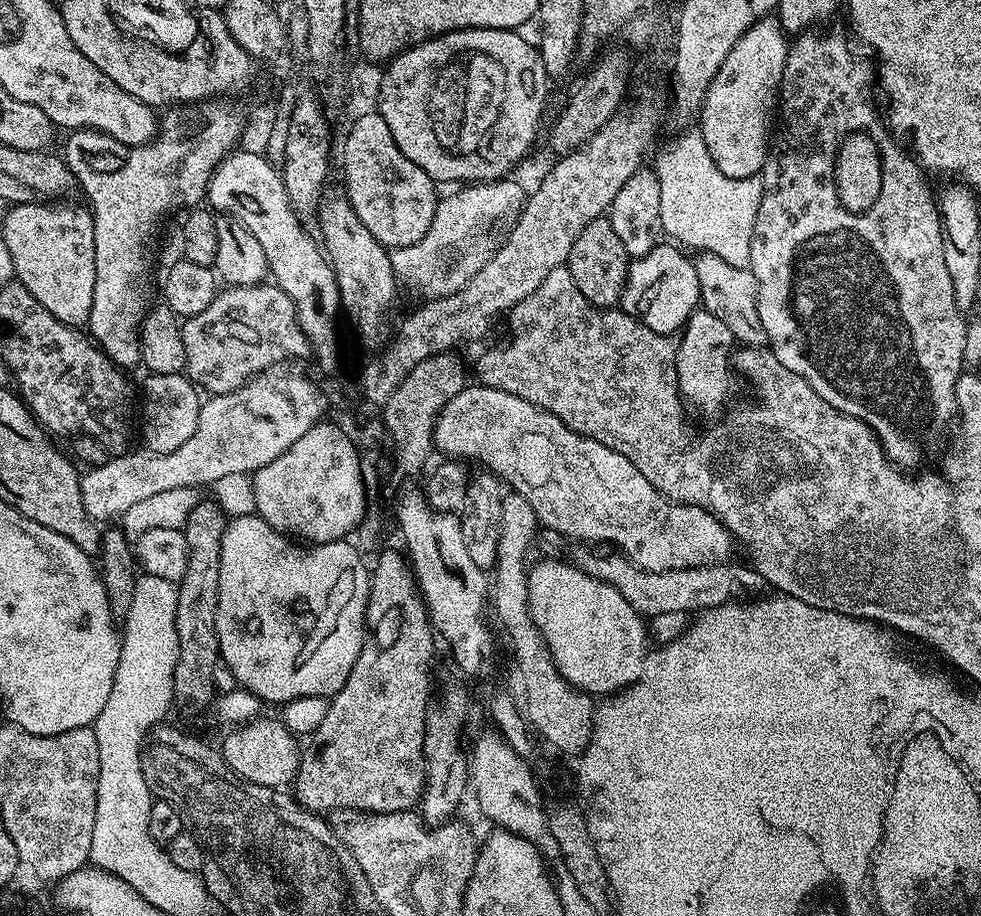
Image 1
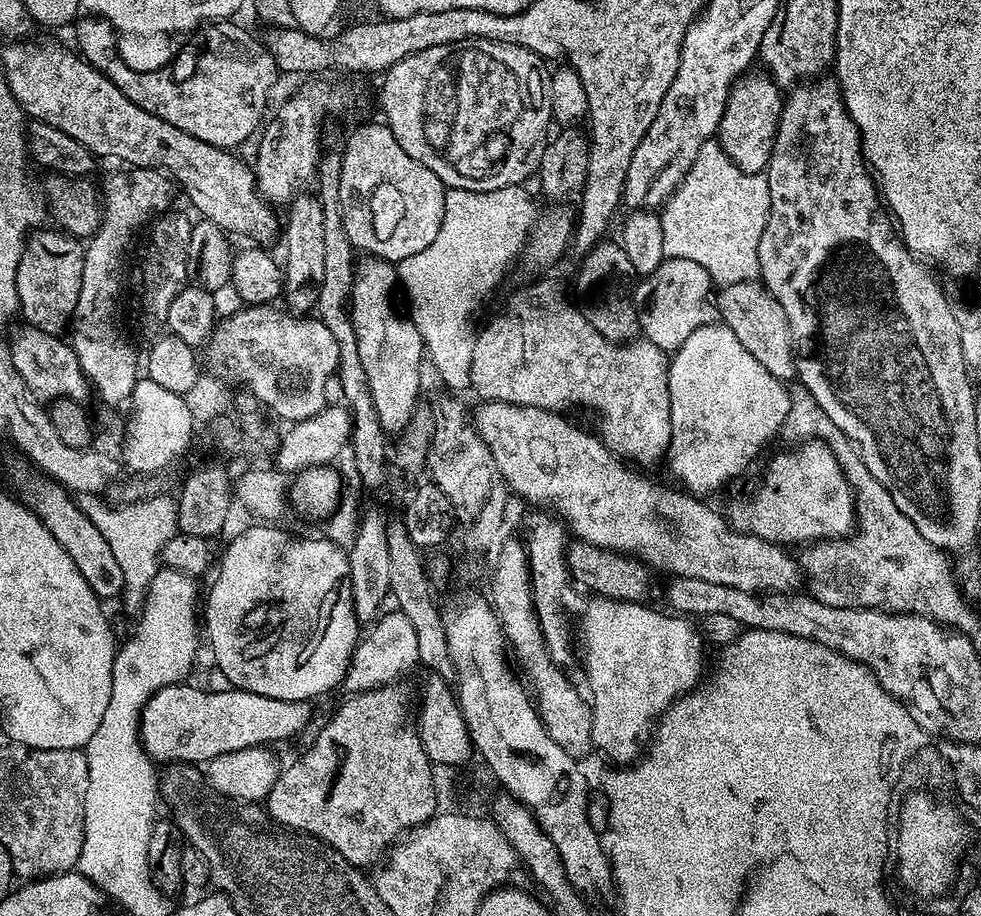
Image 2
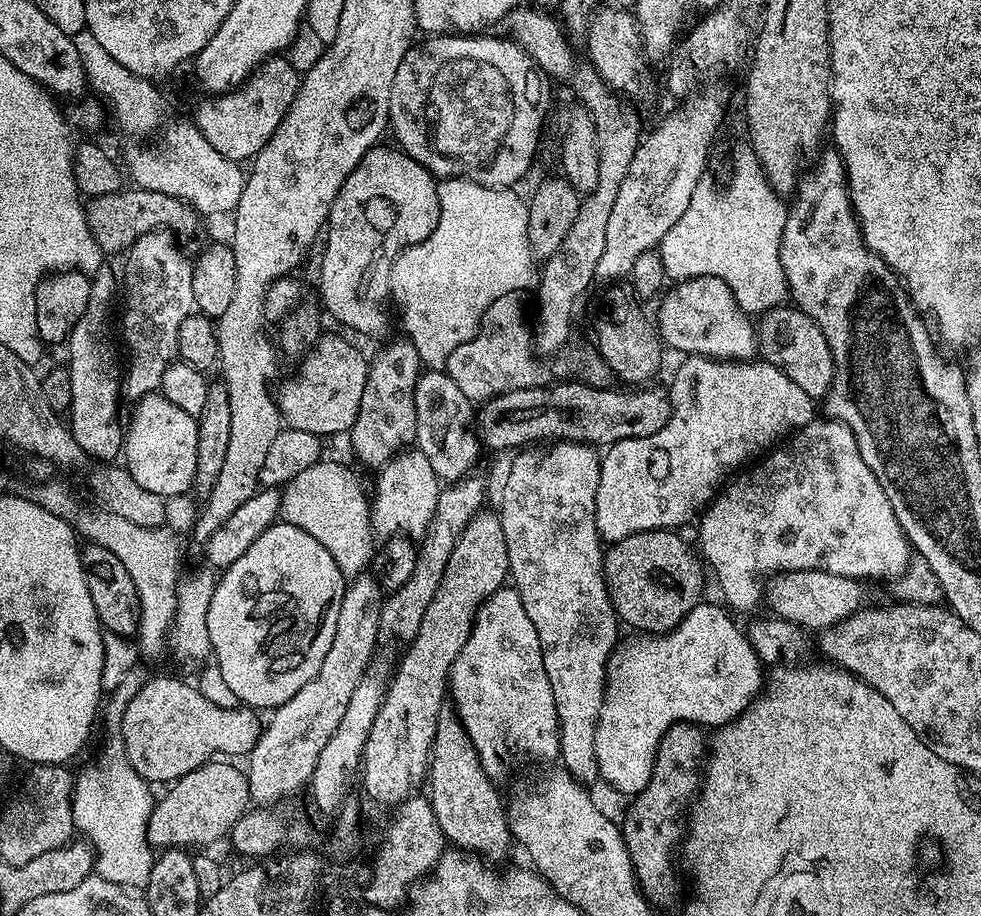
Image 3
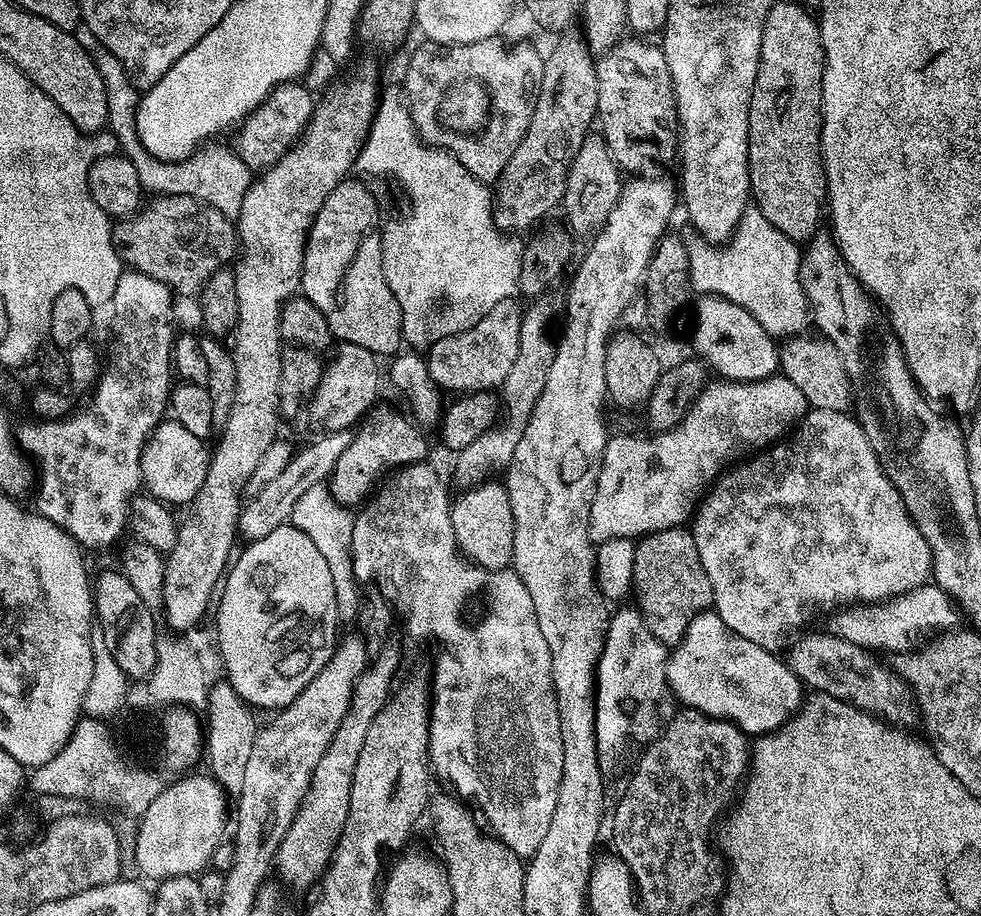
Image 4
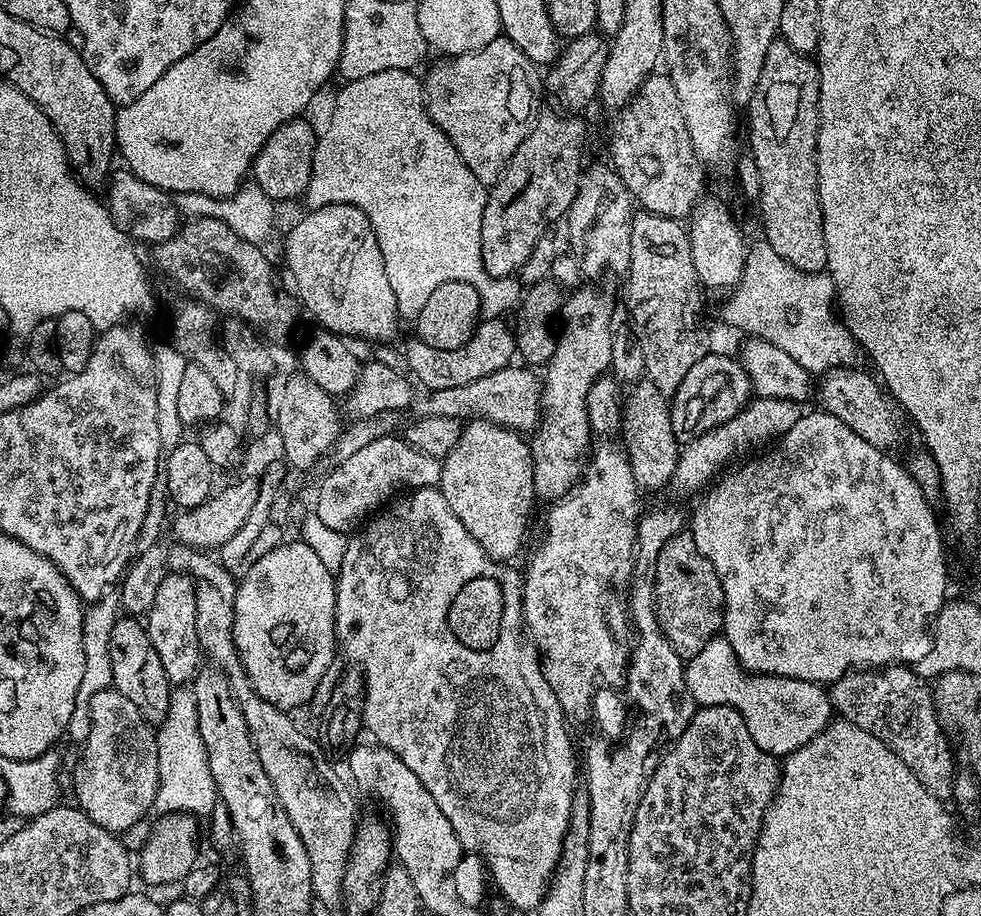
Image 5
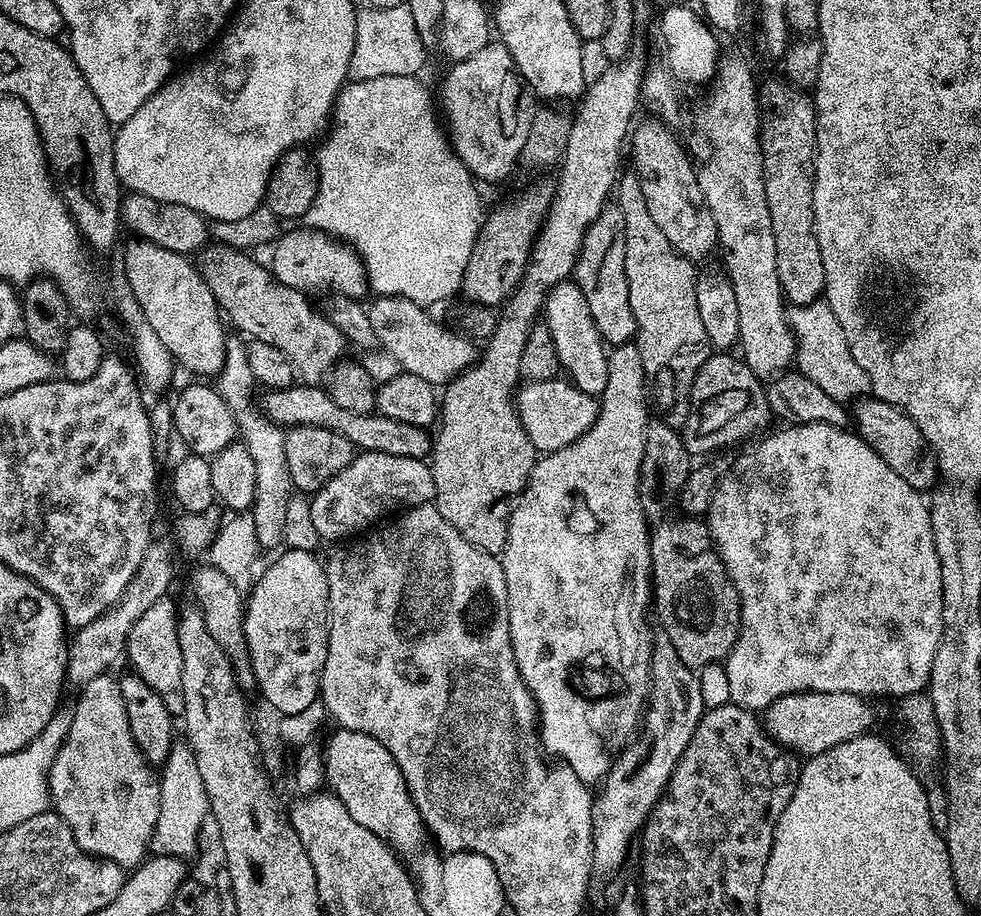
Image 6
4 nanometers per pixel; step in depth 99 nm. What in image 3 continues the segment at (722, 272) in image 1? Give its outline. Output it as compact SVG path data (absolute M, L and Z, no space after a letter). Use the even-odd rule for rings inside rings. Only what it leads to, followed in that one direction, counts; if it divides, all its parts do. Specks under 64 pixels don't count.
M795 306L771 308L770 311L763 313L759 320L759 355L784 371L787 378L800 386L806 394L813 398L827 396L834 378L834 358L818 325L803 310Z

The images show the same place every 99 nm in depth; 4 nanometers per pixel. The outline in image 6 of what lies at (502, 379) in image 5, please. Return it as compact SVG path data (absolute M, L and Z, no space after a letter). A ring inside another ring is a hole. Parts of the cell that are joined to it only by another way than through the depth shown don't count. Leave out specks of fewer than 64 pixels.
M561 377L546 382L529 380L521 383L515 393L514 403L530 442L540 454L557 452L576 441L593 425L599 412L599 401L595 397L579 390L569 379Z

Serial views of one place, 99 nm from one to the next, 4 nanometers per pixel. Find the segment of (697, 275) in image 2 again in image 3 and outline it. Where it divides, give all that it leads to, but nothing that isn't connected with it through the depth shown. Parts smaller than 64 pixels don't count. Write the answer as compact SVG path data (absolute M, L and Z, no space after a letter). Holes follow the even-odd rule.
M692 276L688 280L673 283L659 297L660 305L654 312L654 324L660 339L669 349L688 356L707 356L715 360L751 361L758 352L758 332L750 321L749 313L743 312L726 282L713 276Z

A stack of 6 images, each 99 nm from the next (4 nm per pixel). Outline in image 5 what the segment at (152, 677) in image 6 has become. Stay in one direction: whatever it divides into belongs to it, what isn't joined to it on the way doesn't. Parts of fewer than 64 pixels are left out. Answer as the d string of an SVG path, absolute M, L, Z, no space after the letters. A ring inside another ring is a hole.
M179 570L165 574L158 586L158 594L154 594L154 602L148 607L146 627L169 681L176 686L191 681L202 664L202 649L194 630L194 586L191 578Z

